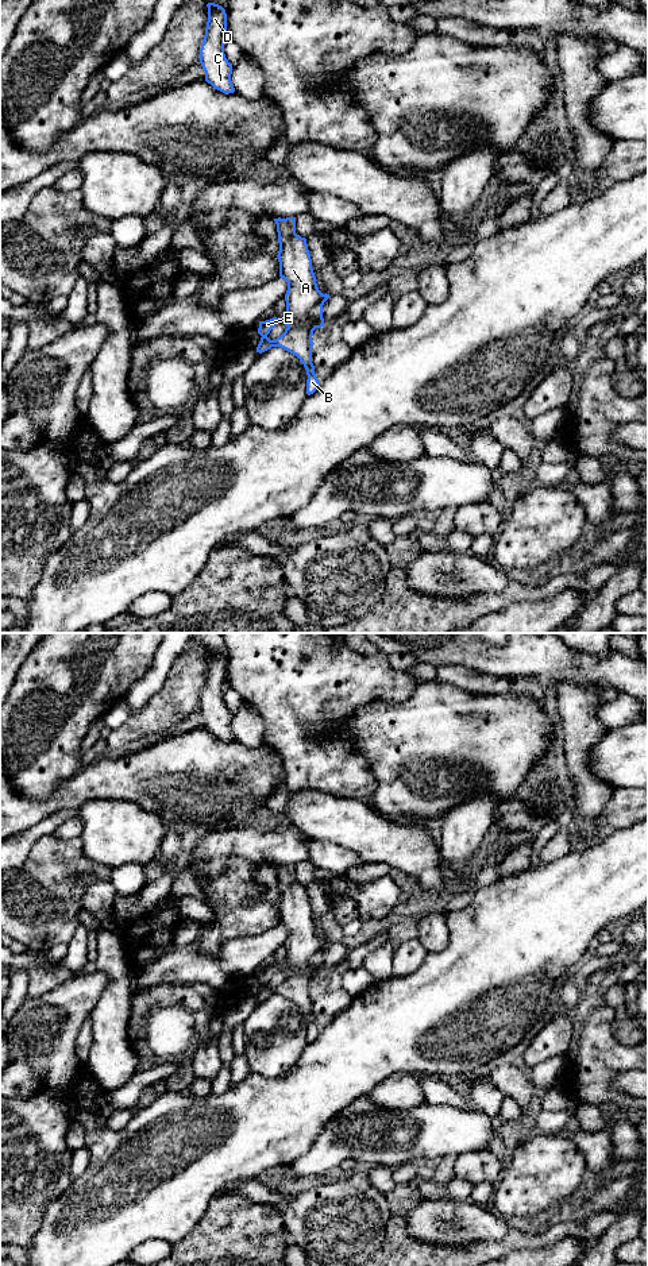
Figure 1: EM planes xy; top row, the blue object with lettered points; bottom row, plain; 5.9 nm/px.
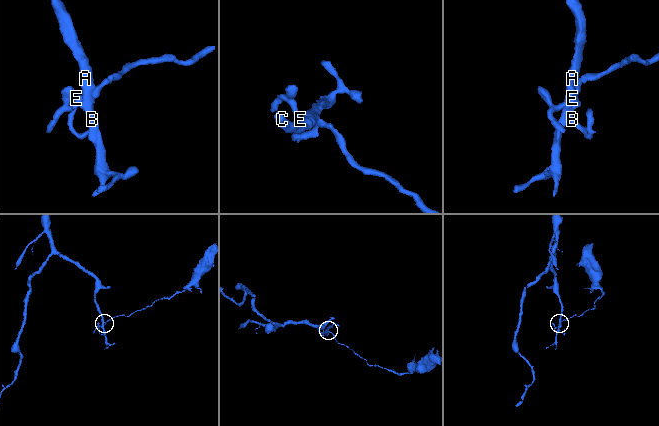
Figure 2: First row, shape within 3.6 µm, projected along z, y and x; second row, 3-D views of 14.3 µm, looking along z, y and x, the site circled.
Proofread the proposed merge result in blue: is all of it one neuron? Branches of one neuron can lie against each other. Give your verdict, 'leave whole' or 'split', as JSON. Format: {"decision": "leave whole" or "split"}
{"decision": "split"}

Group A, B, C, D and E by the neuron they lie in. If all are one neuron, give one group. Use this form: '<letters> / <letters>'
A B C D / E

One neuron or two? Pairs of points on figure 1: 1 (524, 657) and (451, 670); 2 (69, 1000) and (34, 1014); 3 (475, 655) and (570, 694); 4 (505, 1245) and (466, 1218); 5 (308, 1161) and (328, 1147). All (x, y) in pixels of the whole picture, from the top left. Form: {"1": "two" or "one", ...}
{"1": "two", "2": "one", "3": "two", "4": "two", "5": "one"}

